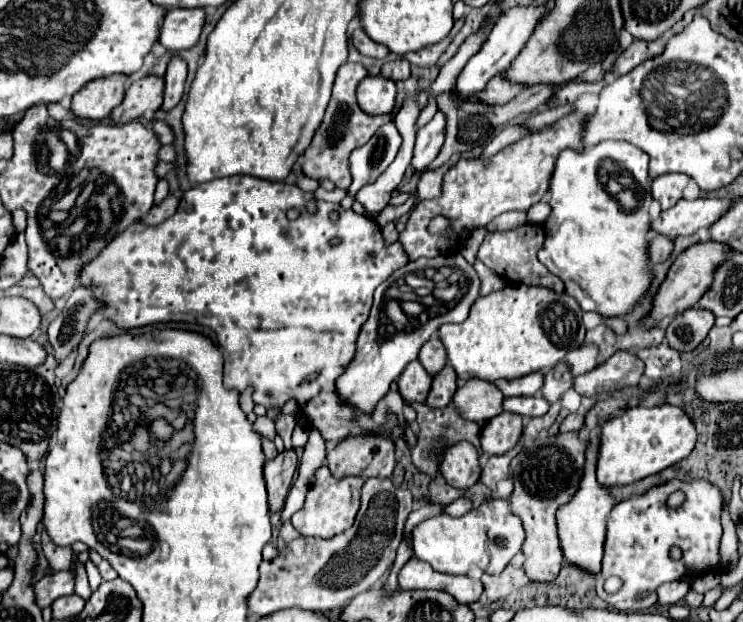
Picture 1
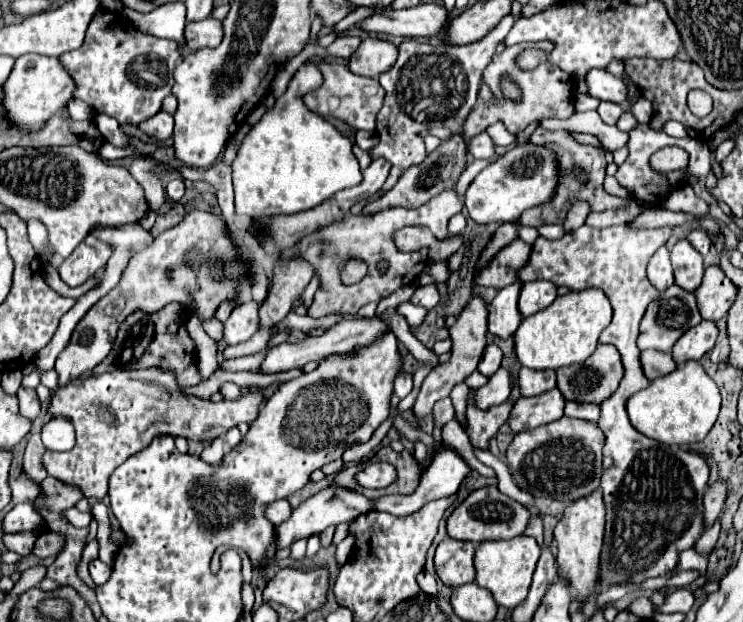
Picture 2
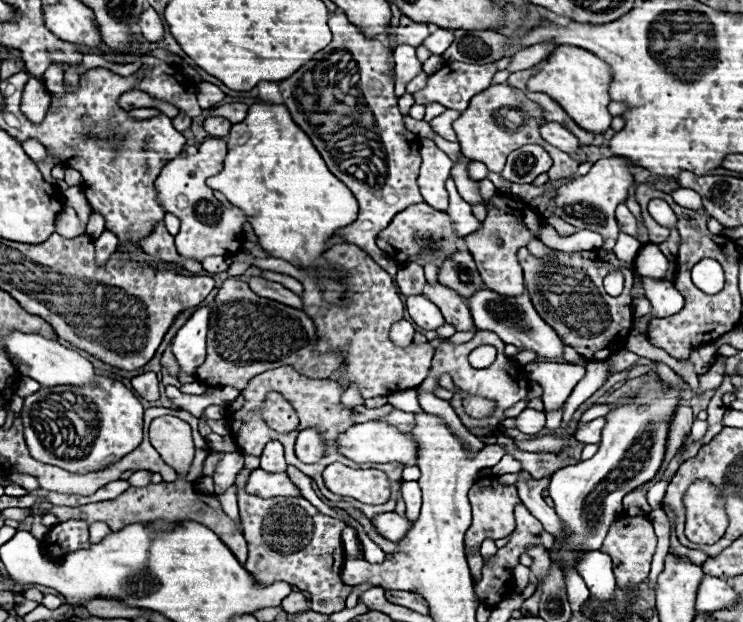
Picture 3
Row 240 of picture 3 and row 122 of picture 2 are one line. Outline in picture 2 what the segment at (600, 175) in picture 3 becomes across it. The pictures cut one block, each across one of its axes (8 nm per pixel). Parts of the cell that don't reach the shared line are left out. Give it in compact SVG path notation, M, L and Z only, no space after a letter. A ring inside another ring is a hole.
M600 102L598 114L600 114L600 118L602 118L606 124L616 124L616 120L618 120L620 114L622 114L622 108L620 108L618 104L612 104L612 102Z

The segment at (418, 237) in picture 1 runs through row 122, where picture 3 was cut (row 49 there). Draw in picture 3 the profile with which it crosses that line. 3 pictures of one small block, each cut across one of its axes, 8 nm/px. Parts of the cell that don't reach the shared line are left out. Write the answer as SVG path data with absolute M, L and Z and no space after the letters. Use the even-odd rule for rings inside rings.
M560 44L546 60L542 60L536 66L536 72L528 78L526 88L530 92L548 94L552 100L556 100L562 106L562 110L580 128L602 134L604 130L610 128L610 122L612 122L612 116L608 114L608 104L610 104L608 82L610 82L608 64L604 64L598 56L578 46Z

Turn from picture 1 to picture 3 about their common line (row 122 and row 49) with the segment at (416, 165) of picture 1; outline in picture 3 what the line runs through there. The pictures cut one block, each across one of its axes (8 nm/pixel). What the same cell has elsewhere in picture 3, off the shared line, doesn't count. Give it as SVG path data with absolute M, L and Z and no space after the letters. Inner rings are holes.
M436 30L434 34L430 34L430 36L422 42L422 46L426 46L426 48L430 50L430 54L440 56L440 54L452 44L452 40L454 40L452 30Z

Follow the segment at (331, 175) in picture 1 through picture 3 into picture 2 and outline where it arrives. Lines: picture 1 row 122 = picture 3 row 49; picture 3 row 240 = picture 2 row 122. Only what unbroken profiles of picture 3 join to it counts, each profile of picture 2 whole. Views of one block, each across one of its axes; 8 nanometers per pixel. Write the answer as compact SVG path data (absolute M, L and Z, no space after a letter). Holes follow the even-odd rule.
M318 62L318 68L324 76L324 82L320 88L308 92L302 96L304 104L320 114L320 116L332 116L338 118L350 126L354 126L356 130L374 130L376 128L376 114L382 108L384 102L384 90L380 88L380 82L374 78L362 78L362 76L354 76L350 72L348 66L344 64L330 64L330 62Z

